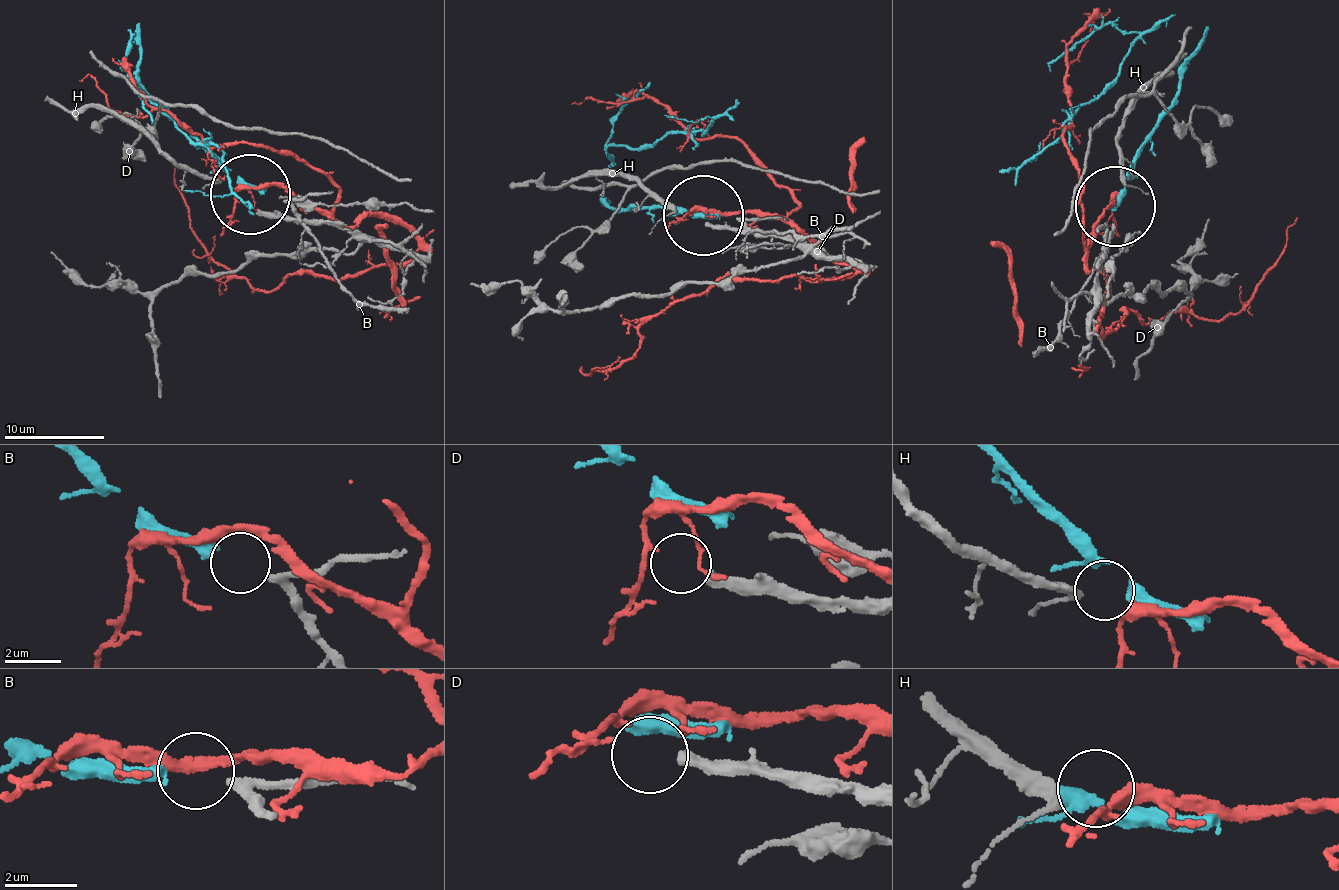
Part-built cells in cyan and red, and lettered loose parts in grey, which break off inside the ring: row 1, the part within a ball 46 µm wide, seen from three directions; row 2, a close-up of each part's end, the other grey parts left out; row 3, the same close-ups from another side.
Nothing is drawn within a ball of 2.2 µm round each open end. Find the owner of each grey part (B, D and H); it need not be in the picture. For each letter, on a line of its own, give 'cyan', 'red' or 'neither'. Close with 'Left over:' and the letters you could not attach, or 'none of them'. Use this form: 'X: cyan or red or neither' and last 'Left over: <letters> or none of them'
B: cyan
D: neither
H: red
Left over: D

